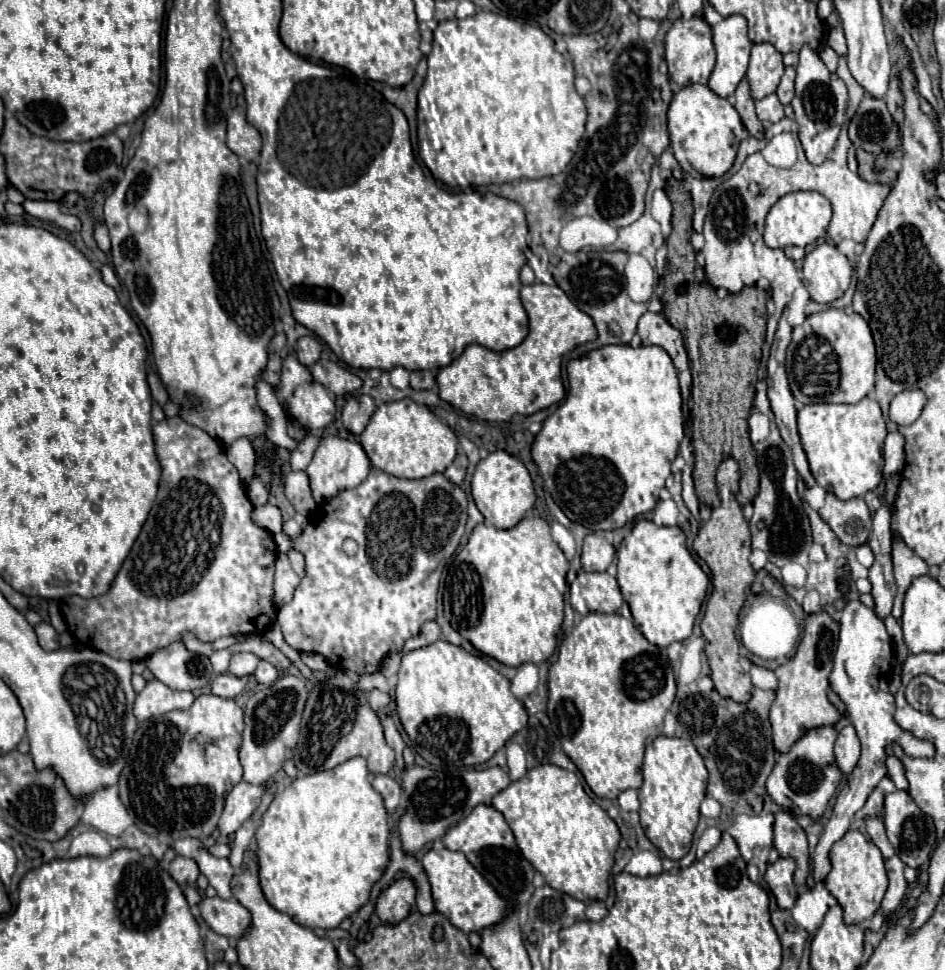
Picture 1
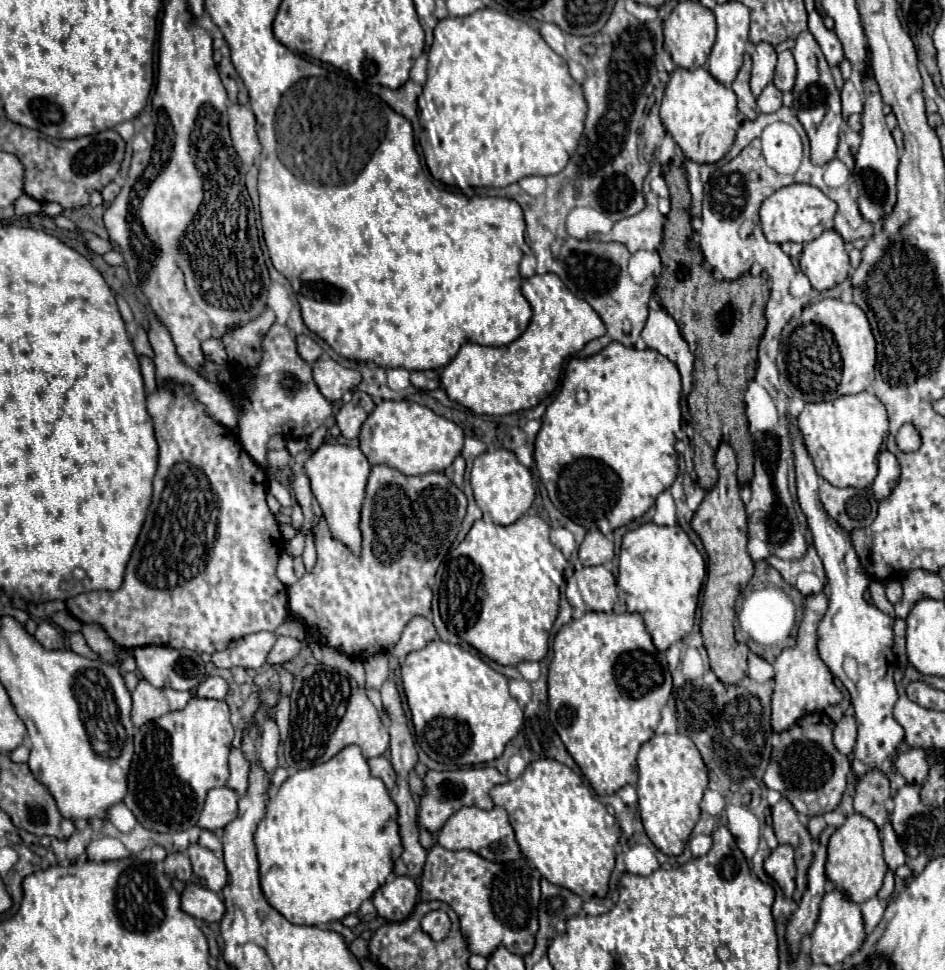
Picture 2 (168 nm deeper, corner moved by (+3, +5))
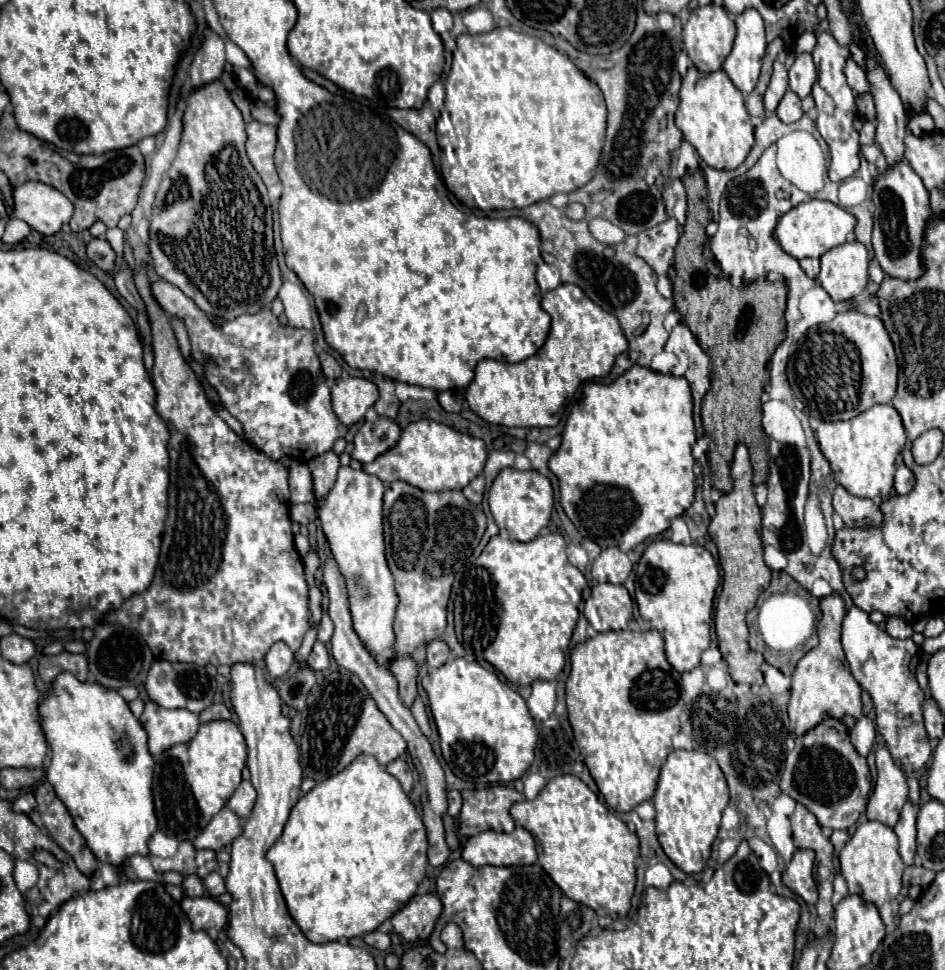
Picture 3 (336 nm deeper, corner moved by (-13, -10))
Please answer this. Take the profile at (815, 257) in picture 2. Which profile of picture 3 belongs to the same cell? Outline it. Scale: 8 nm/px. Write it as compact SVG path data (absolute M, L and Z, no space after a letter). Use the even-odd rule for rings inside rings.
M850 240L828 250L822 258L820 284L834 302L858 296L868 284L868 250L864 244Z

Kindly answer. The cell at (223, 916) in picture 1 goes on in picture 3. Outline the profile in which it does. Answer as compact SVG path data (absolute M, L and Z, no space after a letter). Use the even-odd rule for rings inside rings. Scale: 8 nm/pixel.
M210 896L184 898L180 902L180 908L190 918L194 930L208 930L208 928L222 930L228 924L228 912L216 898Z

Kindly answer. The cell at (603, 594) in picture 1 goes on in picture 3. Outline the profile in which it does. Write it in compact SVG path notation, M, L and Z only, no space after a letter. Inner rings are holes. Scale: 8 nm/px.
M596 584L591 589L591 596L585 600L583 615L589 622L587 629L587 639L596 636L600 632L632 630L632 632L648 632L630 628L630 623L633 620L633 599L628 590L624 586L616 586L616 584Z

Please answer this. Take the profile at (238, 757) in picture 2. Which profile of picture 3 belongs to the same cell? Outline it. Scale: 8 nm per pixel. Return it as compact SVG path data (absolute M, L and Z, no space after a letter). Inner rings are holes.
M242 782L242 784L236 788L236 792L230 796L230 800L226 802L226 806L228 806L232 812L236 812L238 818L244 822L244 820L250 816L252 808L254 808L254 802L256 802L256 790L252 788L250 782Z

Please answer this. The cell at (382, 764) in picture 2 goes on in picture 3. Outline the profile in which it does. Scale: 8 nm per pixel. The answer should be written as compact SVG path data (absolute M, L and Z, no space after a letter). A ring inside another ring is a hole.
M396 758L392 764L388 764L388 766L386 766L386 770L388 770L392 776L396 776L396 778L400 780L400 784L402 784L404 792L406 792L406 794L410 794L412 784L414 784L414 776L412 776L412 772L410 772L410 768L408 768L406 760L404 760L404 758Z

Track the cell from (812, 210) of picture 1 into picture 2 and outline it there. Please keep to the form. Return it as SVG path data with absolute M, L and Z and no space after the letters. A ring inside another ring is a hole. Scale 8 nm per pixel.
M794 183L778 189L762 203L760 223L762 223L764 237L772 243L786 243L786 241L808 243L832 225L834 213L836 213L836 203L830 197L826 197L818 187Z

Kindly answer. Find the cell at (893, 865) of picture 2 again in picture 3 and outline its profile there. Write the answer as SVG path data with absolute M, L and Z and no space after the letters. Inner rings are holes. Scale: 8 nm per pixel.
M910 798L902 808L902 814L900 814L898 824L894 826L894 832L900 840L902 860L908 866L914 864L914 854L916 854L916 810L914 810L914 804L910 802Z

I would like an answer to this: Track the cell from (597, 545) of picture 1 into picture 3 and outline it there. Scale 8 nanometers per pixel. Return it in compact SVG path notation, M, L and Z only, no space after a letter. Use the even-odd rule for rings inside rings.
M606 548L594 562L592 562L592 576L598 582L610 584L624 584L628 574L632 572L630 558L620 548Z

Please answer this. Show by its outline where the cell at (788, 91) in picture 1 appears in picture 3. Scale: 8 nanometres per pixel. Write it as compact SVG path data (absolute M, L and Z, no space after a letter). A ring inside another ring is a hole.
M796 54L790 72L790 90L800 98L806 98L816 82L816 66L812 62L812 54Z

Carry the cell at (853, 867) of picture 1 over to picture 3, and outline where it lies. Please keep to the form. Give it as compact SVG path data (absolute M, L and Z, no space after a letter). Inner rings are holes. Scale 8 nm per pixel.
M868 820L856 828L852 838L840 852L840 868L846 882L856 884L856 894L864 898L866 902L872 902L880 908L884 902L890 902L898 896L900 886L902 886L900 880L902 880L902 872L906 864L900 858L894 830L888 828L886 824Z

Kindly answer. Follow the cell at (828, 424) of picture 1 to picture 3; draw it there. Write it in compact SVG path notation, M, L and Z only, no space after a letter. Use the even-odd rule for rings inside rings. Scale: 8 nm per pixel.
M876 404L846 422L822 422L816 430L822 454L832 466L832 474L850 494L870 500L884 500L892 494L896 456L906 444L900 414L892 404Z

